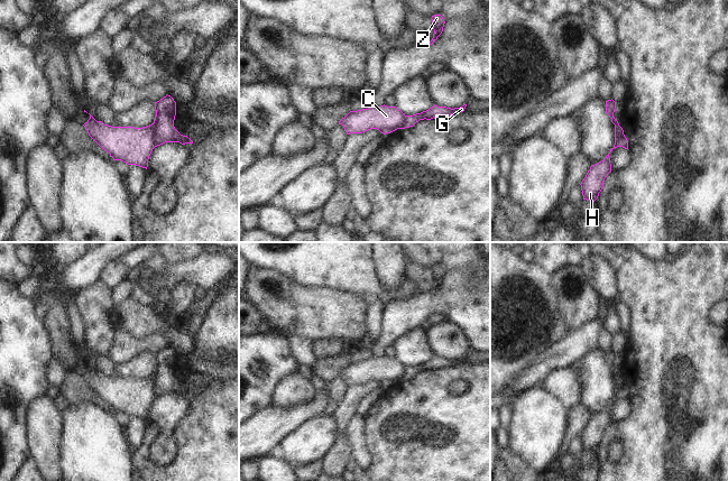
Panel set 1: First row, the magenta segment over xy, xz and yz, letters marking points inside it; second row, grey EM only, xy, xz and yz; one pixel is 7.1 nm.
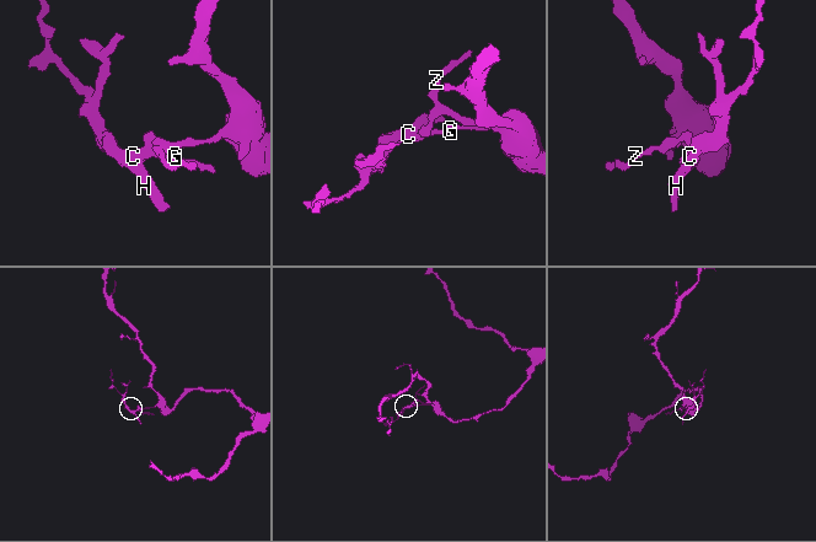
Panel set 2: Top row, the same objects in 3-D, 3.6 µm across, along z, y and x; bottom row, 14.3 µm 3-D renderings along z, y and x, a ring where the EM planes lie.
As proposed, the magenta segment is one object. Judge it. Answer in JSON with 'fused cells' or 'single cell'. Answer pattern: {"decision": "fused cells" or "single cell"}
{"decision": "fused cells"}

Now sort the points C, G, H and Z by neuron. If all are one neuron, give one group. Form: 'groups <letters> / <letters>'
groups C H / G Z

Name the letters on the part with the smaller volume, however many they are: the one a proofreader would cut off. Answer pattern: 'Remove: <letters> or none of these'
Remove: C, H

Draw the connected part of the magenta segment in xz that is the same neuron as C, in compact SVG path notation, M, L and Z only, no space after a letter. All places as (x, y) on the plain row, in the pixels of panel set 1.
M370 358L358 362L350 362L342 369L342 376L347 386L362 385L370 380L377 380L381 385L390 385L404 376L405 366L396 358Z

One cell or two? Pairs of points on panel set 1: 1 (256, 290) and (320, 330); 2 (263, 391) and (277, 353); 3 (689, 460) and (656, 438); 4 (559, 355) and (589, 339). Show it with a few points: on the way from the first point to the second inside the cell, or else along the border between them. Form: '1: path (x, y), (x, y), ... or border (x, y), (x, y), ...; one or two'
1: path (272, 297), (285, 305), (300, 310), (304, 314); one
2: path (264, 382), (269, 377), (270, 362); one
3: path (699, 408), (687, 353), (659, 387); one
4: path (567, 351), (581, 341); one

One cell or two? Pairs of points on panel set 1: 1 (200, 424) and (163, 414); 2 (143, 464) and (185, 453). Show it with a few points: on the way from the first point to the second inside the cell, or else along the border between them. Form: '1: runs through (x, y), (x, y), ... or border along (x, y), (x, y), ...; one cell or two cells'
1: border along (184, 396), (187, 413), (174, 428), (175, 444); two cells
2: runs through (154, 469), (171, 469), (175, 464); one cell

